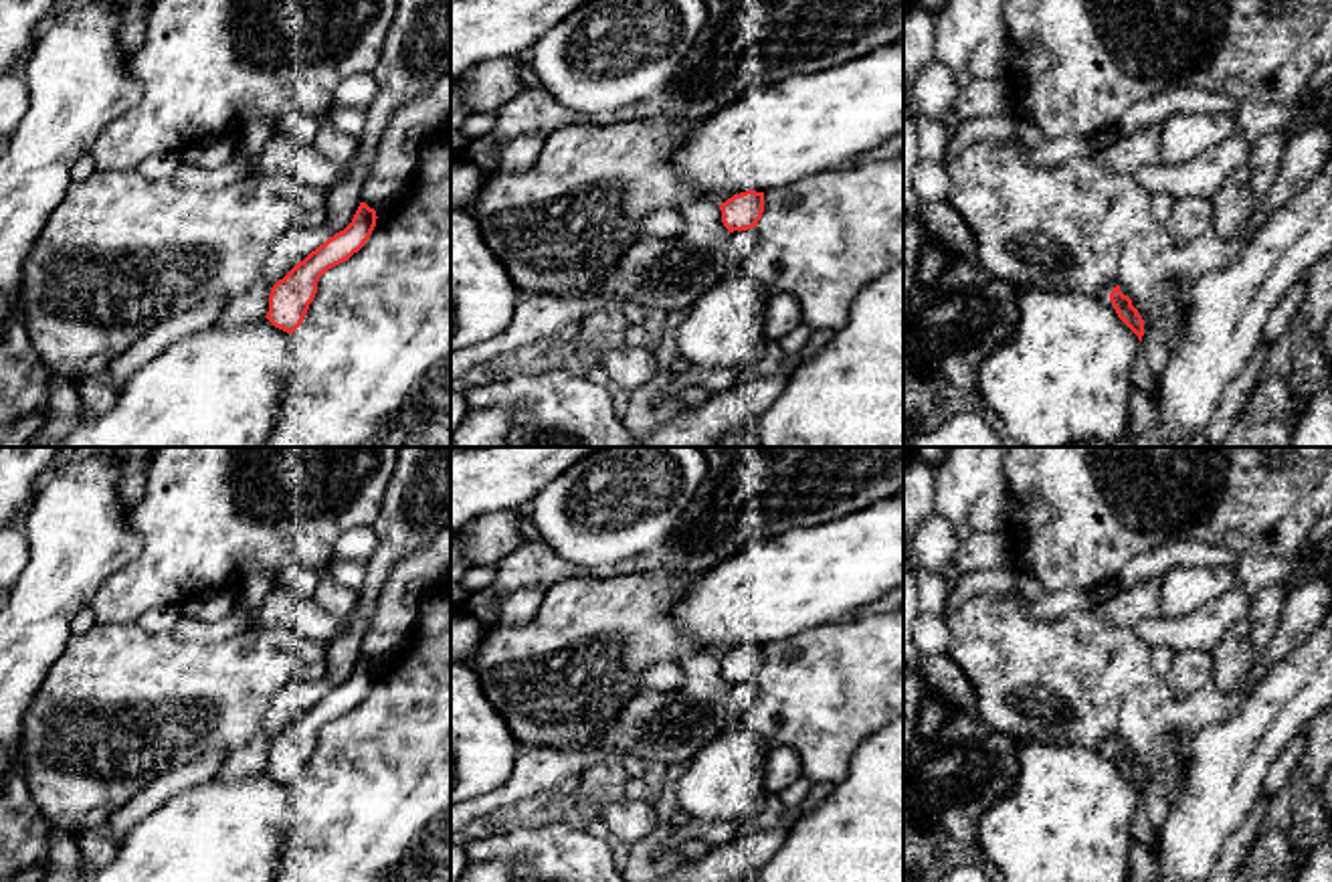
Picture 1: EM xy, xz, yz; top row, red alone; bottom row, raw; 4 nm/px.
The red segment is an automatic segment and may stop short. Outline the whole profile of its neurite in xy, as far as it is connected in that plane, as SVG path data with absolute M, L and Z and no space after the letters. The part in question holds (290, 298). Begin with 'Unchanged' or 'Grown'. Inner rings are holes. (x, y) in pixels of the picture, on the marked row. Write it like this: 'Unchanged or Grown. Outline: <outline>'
Unchanged. Outline: M360 202L352 223L344 231L329 237L271 287L265 318L275 328L293 334L317 293L319 277L327 269L348 261L366 245L376 227L376 218L376 210Z

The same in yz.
Unchanged. Outline: M1116 285L1110 293L1110 301L1118 314L1118 318L1138 336L1142 342L1144 336L1144 320L1138 314L1138 310L1132 305L1132 299L1120 291L1120 285Z

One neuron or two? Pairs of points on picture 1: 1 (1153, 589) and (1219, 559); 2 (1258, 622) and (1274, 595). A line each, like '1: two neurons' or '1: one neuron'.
1: two neurons
2: one neuron

